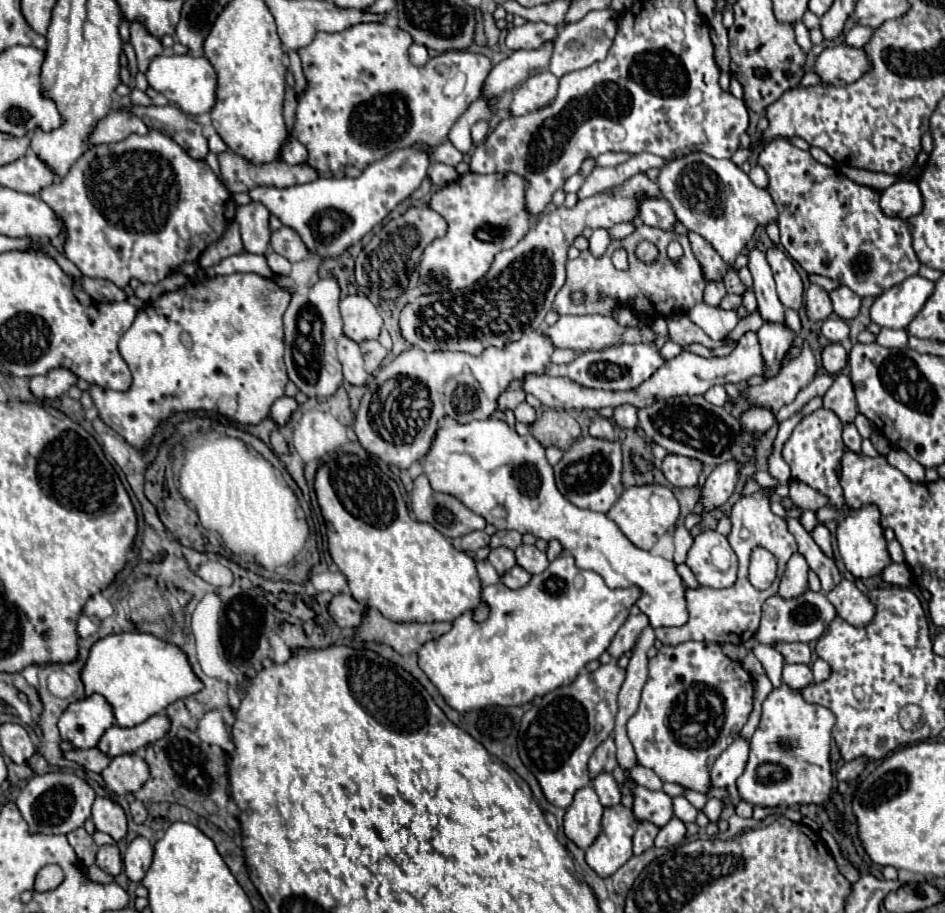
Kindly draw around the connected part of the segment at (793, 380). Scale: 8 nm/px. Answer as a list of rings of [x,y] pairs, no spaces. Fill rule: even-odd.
[[[804,347],[800,357],[792,359],[790,363],[786,363],[782,367],[780,375],[768,379],[764,385],[748,387],[744,397],[750,403],[768,407],[776,413],[782,405],[792,403],[802,387],[812,383],[812,379],[816,377],[816,369],[818,369],[816,359],[814,359],[810,347]]]

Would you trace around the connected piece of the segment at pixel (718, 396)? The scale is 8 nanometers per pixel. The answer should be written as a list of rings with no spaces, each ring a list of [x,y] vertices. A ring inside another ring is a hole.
[[[714,385],[705,394],[705,399],[713,405],[723,407],[726,391],[724,385]]]

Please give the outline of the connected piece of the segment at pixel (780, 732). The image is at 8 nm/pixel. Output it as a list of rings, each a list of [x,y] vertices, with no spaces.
[[[786,683],[774,687],[762,703],[760,723],[750,739],[750,755],[744,773],[736,781],[742,801],[762,807],[818,805],[830,813],[830,823],[844,831],[840,813],[832,803],[834,775],[830,767],[830,739],[836,717],[830,709],[806,703],[802,691],[790,691]]]

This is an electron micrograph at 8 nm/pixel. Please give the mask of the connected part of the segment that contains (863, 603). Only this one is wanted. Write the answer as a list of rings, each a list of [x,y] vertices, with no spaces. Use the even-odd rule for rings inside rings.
[[[842,579],[826,597],[836,607],[836,613],[856,627],[870,623],[874,617],[874,605],[870,599],[848,579]]]

